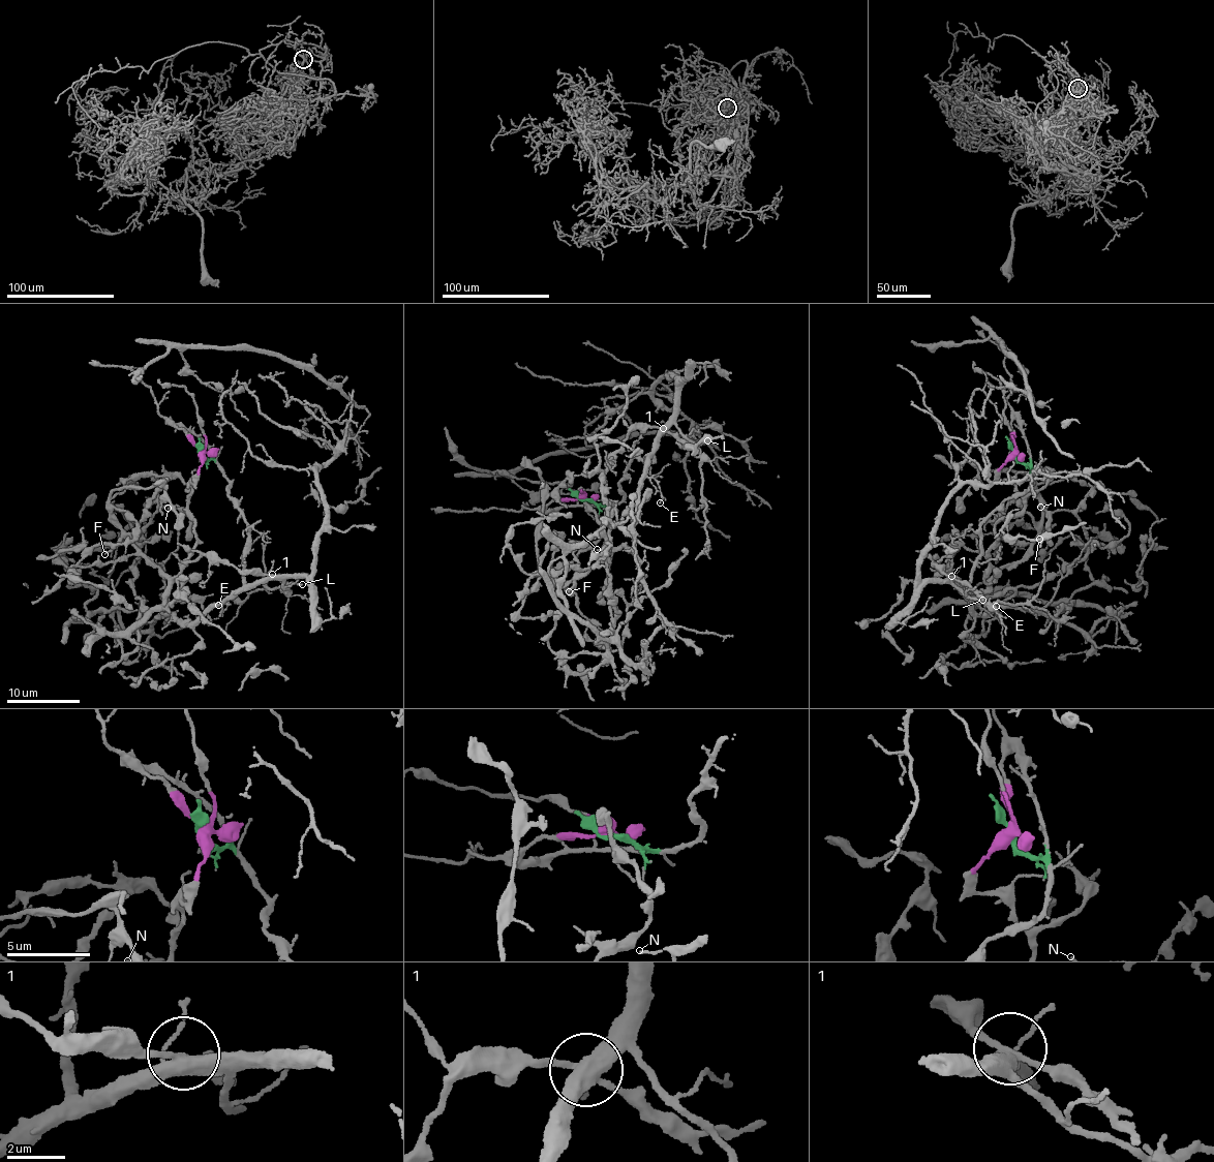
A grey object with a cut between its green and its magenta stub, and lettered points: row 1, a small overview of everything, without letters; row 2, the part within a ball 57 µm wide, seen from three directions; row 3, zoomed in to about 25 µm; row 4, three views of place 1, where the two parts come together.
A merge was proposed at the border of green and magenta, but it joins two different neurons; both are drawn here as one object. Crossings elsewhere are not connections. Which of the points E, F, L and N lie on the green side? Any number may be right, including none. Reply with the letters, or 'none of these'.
E

